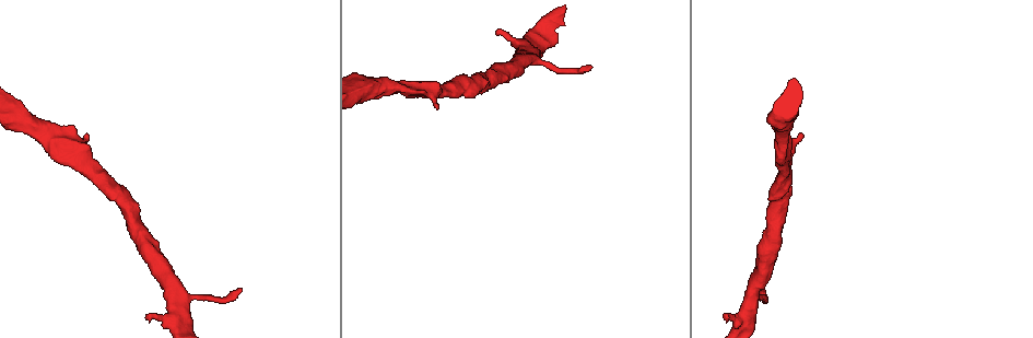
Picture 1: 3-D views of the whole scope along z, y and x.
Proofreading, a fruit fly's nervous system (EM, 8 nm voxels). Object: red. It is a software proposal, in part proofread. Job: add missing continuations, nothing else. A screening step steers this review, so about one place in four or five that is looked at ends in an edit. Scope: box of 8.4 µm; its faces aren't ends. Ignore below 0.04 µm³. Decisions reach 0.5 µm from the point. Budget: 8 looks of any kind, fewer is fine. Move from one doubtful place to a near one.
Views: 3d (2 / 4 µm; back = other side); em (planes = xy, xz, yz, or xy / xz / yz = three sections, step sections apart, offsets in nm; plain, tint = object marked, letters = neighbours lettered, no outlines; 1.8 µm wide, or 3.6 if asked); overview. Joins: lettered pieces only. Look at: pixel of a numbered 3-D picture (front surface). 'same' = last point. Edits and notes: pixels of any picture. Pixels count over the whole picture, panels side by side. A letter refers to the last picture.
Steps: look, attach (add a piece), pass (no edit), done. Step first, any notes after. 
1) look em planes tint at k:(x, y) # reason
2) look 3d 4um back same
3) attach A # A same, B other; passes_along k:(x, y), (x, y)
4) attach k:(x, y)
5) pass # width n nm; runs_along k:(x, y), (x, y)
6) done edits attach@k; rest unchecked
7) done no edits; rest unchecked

look em xy step 4 tint at 1:(591, 68) # tapers out

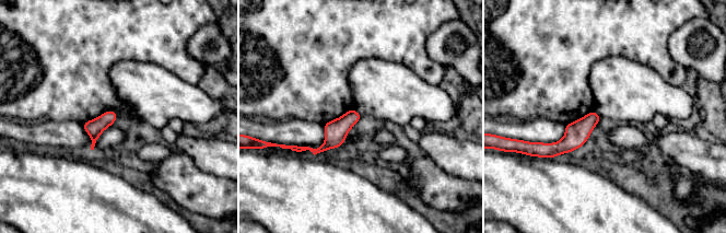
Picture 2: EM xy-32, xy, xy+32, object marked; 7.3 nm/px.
look em xy step 4 letters same

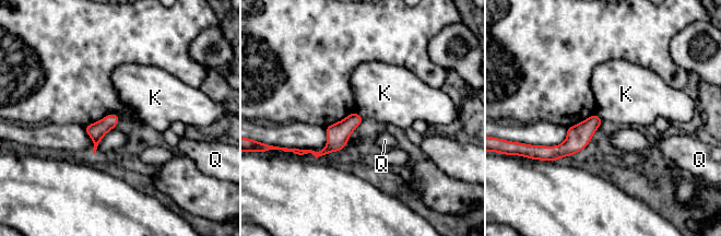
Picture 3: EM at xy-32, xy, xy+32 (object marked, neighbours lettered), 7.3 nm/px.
pass # width 110 nm; K other, Q other; border 3:(354, 111), (363, 119); no lettered piece goes on from it

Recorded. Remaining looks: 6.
look em planes letters at 1:(726, 318) # an open end

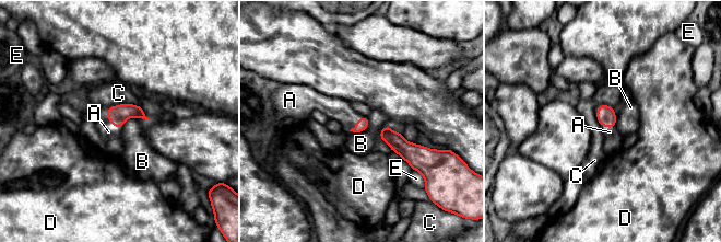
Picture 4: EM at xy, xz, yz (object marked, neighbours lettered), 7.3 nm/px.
attach A # A same, B other, C other, D other, E other; passes_along 4:(117, 115), (109, 120), (108, 131); the neuron continues

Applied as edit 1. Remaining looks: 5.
look overview

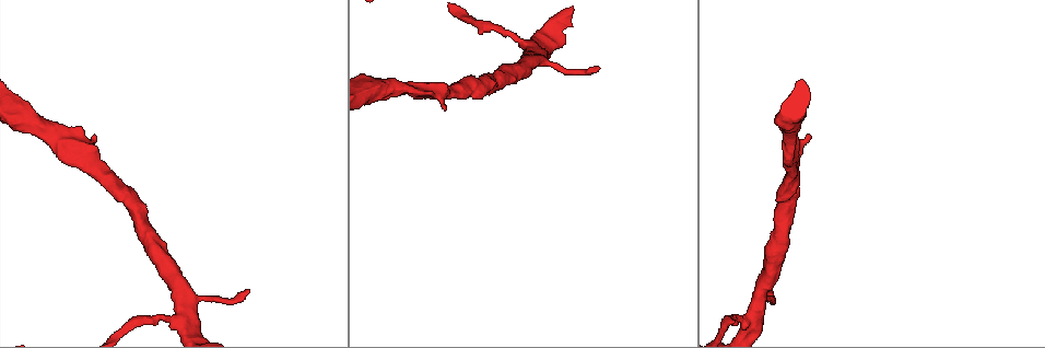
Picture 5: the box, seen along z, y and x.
look em xz step 16 letters at 5:(96, 137) # an open end

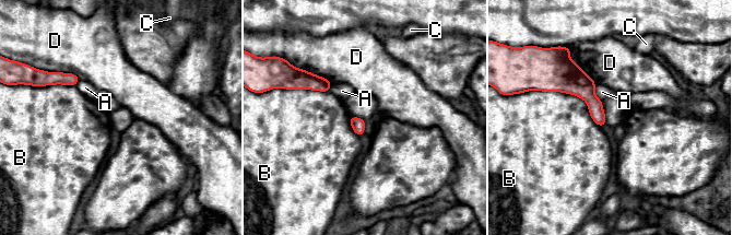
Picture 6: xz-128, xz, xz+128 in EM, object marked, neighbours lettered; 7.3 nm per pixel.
look em planes letters same

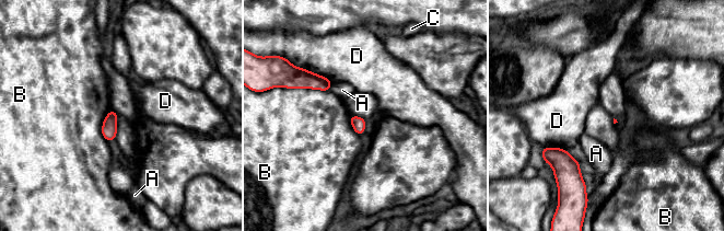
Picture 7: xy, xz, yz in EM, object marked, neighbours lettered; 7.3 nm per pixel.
pass # A other, B other, C other, D other; border 7:(295, 88), (328, 91); none of them fits

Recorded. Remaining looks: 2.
done edits attach@4; rest unchecked

